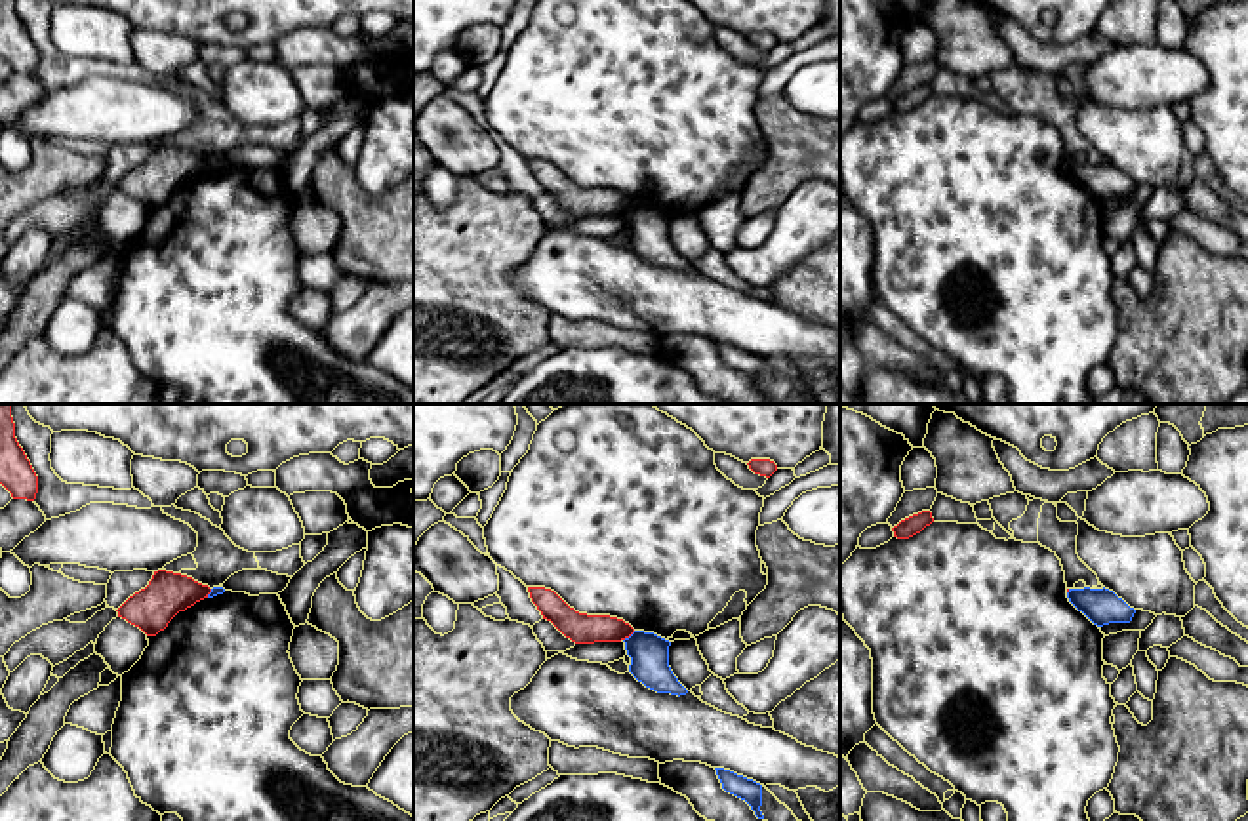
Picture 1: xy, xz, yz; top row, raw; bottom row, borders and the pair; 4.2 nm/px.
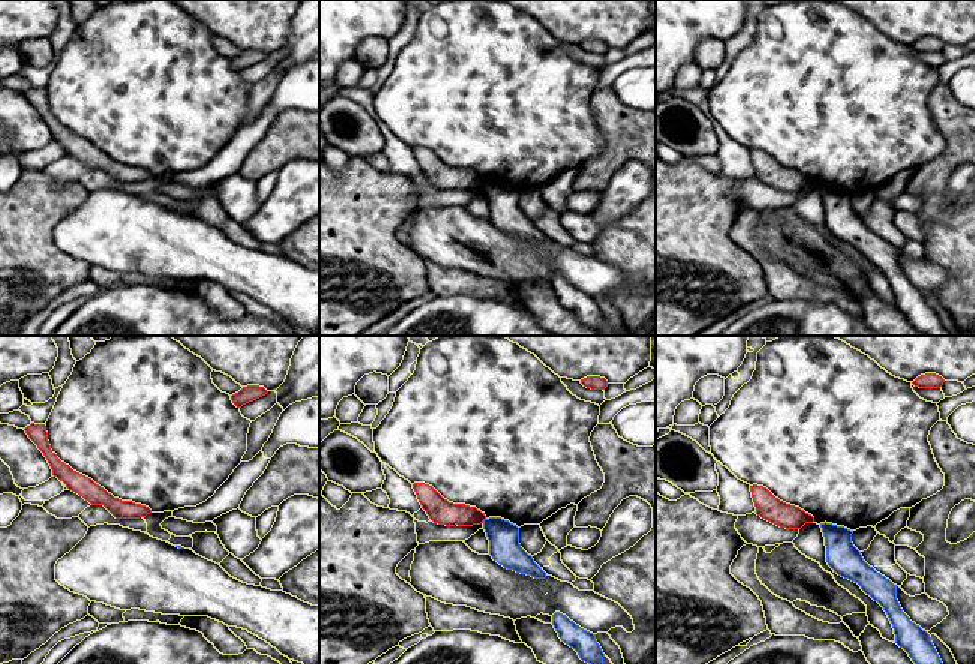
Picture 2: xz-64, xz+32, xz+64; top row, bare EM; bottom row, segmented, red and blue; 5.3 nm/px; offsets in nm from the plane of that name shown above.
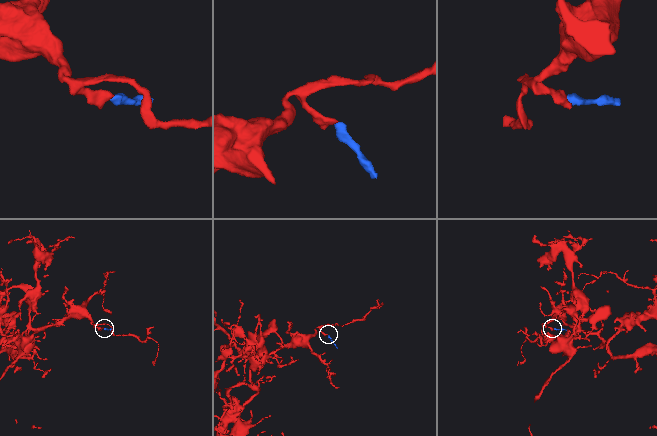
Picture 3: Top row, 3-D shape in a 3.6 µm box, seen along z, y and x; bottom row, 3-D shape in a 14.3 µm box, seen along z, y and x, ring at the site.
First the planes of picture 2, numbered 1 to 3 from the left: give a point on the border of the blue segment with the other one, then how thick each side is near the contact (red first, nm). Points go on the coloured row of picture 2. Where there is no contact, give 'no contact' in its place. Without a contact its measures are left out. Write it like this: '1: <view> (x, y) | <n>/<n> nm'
1: no contact
2: xz+32 (483, 519) | 140/170 nm
3: no contact

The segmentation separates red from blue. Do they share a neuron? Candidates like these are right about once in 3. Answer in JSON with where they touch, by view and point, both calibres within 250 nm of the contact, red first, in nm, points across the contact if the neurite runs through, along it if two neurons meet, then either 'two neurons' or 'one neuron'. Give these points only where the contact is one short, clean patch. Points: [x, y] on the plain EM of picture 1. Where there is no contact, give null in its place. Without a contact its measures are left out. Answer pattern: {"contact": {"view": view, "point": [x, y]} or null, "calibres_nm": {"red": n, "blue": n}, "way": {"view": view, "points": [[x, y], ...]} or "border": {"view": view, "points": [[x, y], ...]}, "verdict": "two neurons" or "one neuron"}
{"contact": {"view": "xz", "point": [629, 208]}, "calibres_nm": {"red": 130, "blue": 160}, "border": {"view": "xz", "points": [[635, 204], [624, 214]]}, "verdict": "two neurons"}

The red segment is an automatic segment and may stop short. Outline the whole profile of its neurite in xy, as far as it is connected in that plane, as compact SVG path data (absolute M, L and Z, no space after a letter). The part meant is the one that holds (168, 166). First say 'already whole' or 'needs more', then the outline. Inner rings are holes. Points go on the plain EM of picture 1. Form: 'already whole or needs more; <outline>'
already whole; M158 143L145 162L130 170L116 185L118 190L156 210L187 181L208 171L211 162L192 150Z

